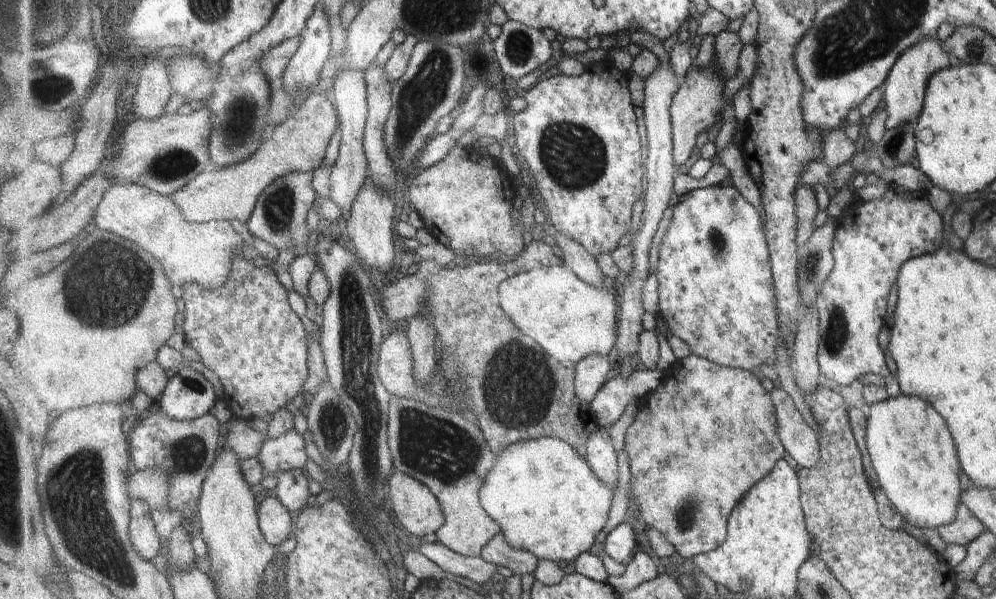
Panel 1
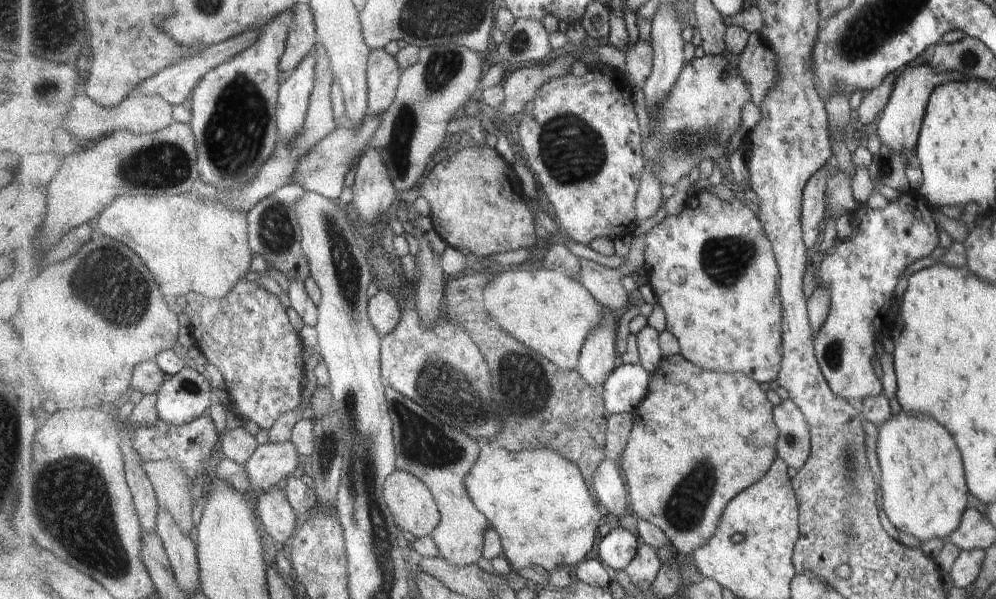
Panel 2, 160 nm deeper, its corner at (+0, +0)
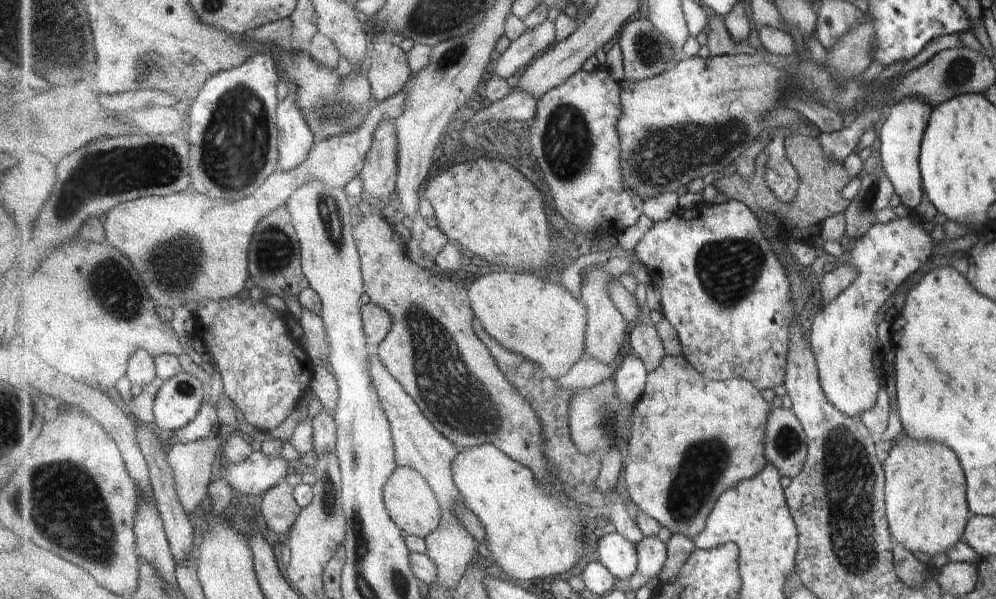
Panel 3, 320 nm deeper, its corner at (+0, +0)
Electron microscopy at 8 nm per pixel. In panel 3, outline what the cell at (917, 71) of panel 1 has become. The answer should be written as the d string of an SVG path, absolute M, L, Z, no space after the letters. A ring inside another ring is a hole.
M905 97L895 105L889 106L889 116L885 118L879 128L879 154L886 179L893 187L894 193L899 196L900 203L908 206L912 211L923 196L918 156L920 140L925 130L928 116L932 108L919 102L915 97Z

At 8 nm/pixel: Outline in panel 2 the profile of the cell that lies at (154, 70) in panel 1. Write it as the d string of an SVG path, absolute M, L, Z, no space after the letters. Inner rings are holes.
M134 93L119 106L109 108L95 102L89 95L83 94L73 102L64 125L83 143L87 140L96 142L115 131L122 130L131 131L136 135L148 135L168 129L174 122L173 105L159 95L148 97Z

